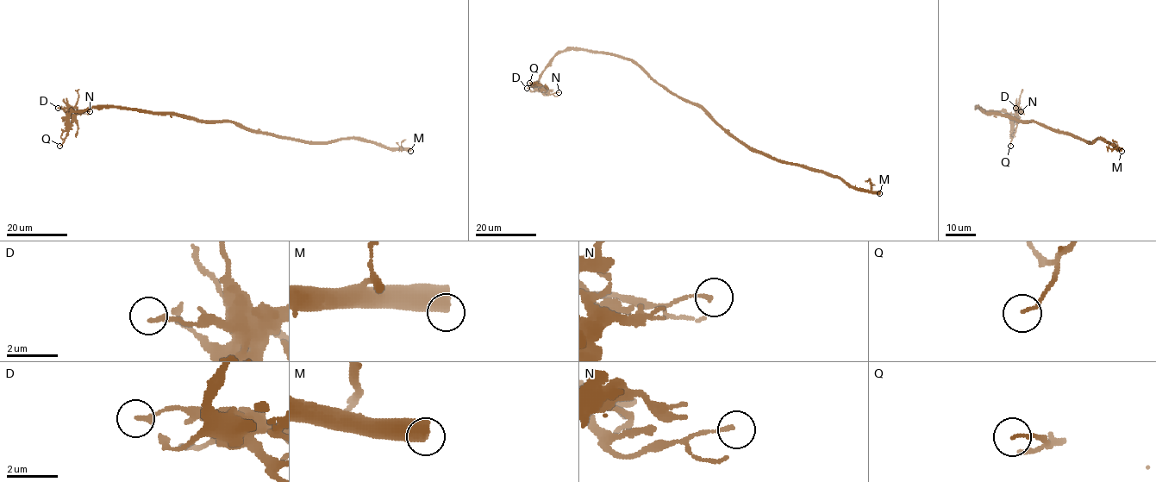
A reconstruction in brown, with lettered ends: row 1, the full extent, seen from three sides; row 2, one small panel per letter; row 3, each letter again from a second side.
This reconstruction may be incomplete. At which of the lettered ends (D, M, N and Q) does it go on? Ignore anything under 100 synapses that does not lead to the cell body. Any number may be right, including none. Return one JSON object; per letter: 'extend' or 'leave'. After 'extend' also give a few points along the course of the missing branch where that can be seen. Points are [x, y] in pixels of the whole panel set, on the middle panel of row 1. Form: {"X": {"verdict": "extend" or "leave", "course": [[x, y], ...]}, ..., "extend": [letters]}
{"D": {"verdict": "leave"}, "M": {"verdict": "extend"}, "N": {"verdict": "leave"}, "Q": {"verdict": "leave"}, "extend": ["M"]}

